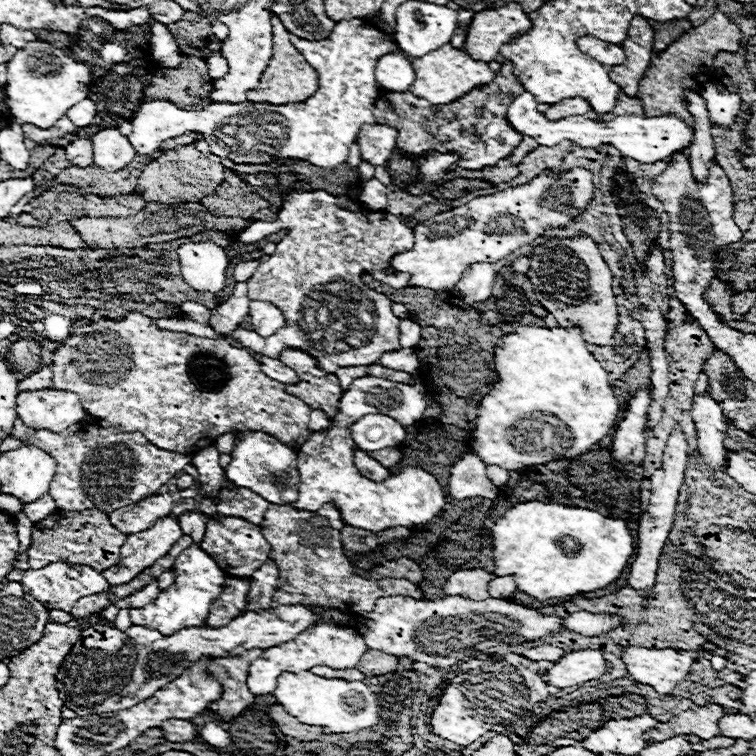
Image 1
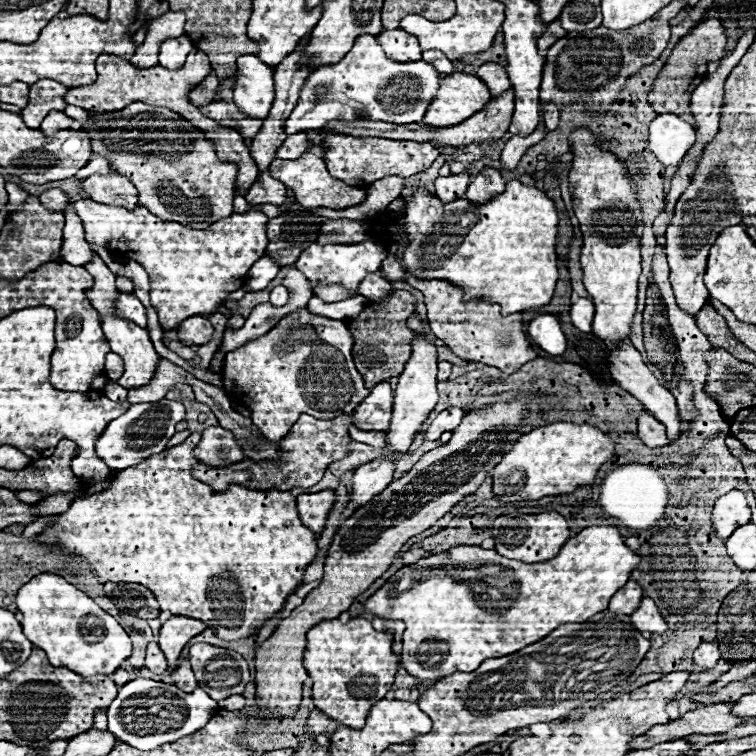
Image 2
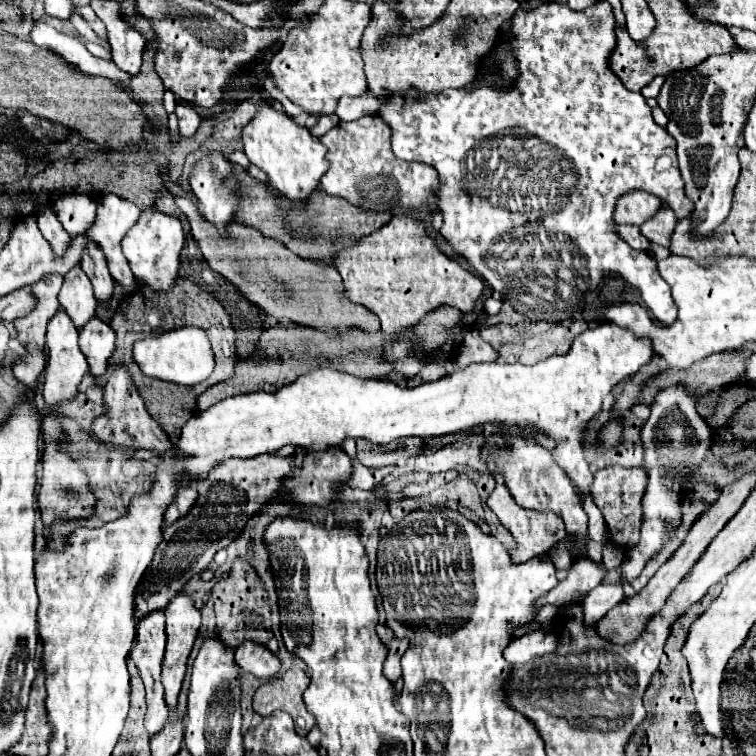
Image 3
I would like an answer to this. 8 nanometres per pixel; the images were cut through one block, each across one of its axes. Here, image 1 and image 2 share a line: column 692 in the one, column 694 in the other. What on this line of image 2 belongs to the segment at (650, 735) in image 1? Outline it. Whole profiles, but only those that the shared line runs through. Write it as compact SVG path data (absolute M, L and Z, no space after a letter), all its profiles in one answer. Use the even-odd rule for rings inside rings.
M710 704L700 706L692 712L686 712L682 718L672 720L668 724L658 724L650 728L646 734L636 736L628 748L630 750L646 750L654 744L684 738L690 734L722 734L744 722L744 718L730 714L732 704Z

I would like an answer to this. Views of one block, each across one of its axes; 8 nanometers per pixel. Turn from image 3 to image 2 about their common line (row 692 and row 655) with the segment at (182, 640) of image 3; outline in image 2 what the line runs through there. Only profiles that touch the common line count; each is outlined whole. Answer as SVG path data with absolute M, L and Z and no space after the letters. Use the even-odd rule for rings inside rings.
M170 616L160 628L160 648L166 654L166 660L174 664L182 652L182 648L190 642L190 638L198 636L206 630L206 624L186 616Z

